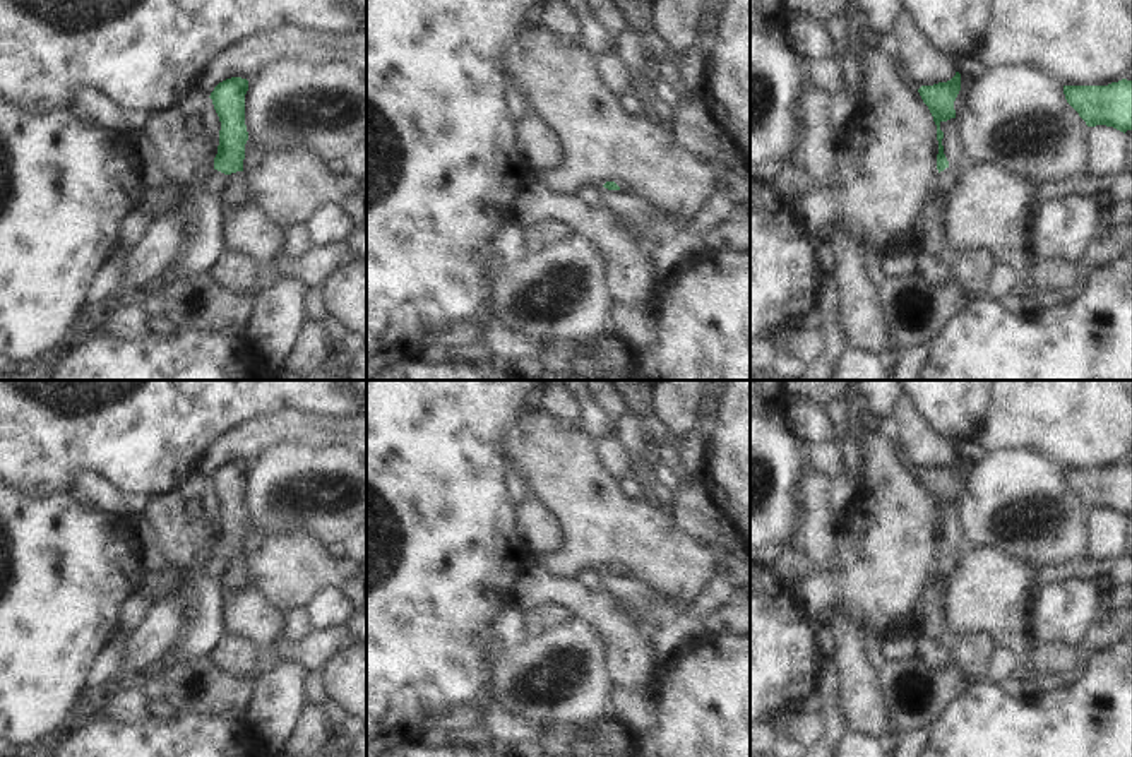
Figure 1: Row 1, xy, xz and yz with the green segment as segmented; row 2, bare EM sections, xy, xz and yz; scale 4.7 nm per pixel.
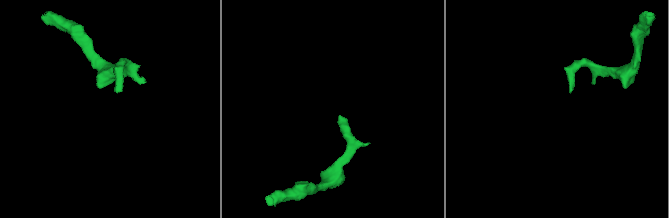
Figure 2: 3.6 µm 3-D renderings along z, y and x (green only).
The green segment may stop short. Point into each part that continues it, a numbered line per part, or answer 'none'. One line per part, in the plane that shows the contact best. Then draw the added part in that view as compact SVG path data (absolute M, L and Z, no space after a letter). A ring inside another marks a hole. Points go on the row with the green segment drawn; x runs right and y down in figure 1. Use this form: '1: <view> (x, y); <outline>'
none

